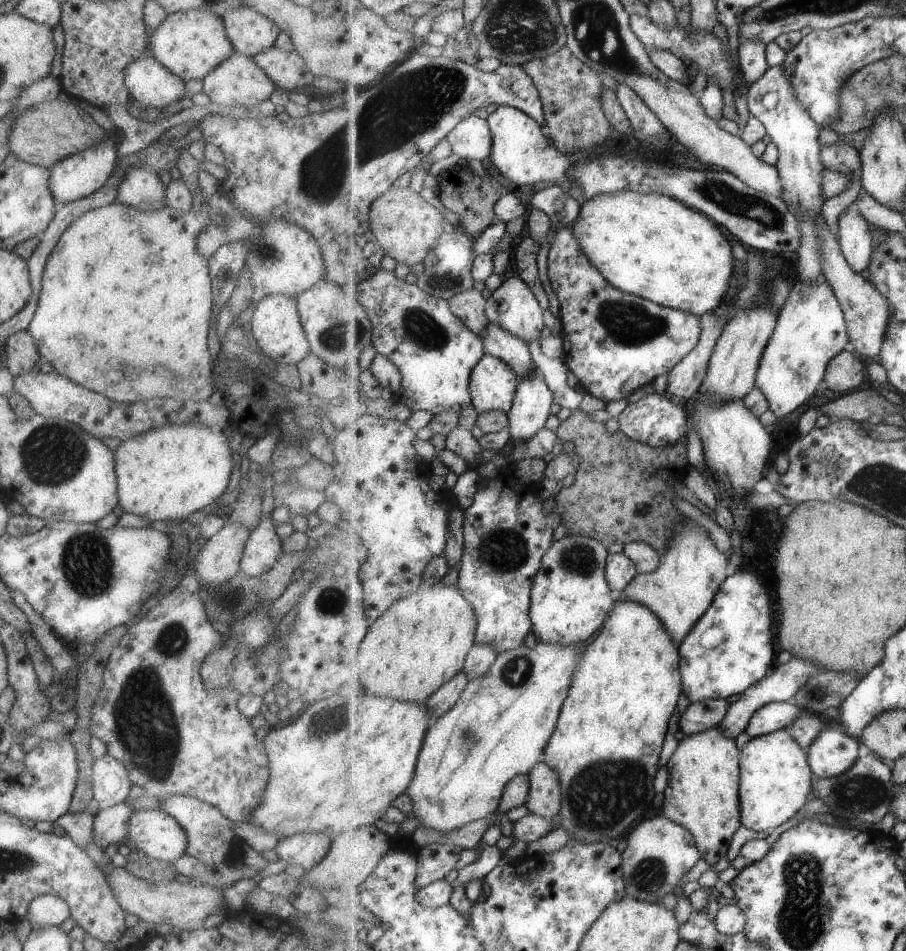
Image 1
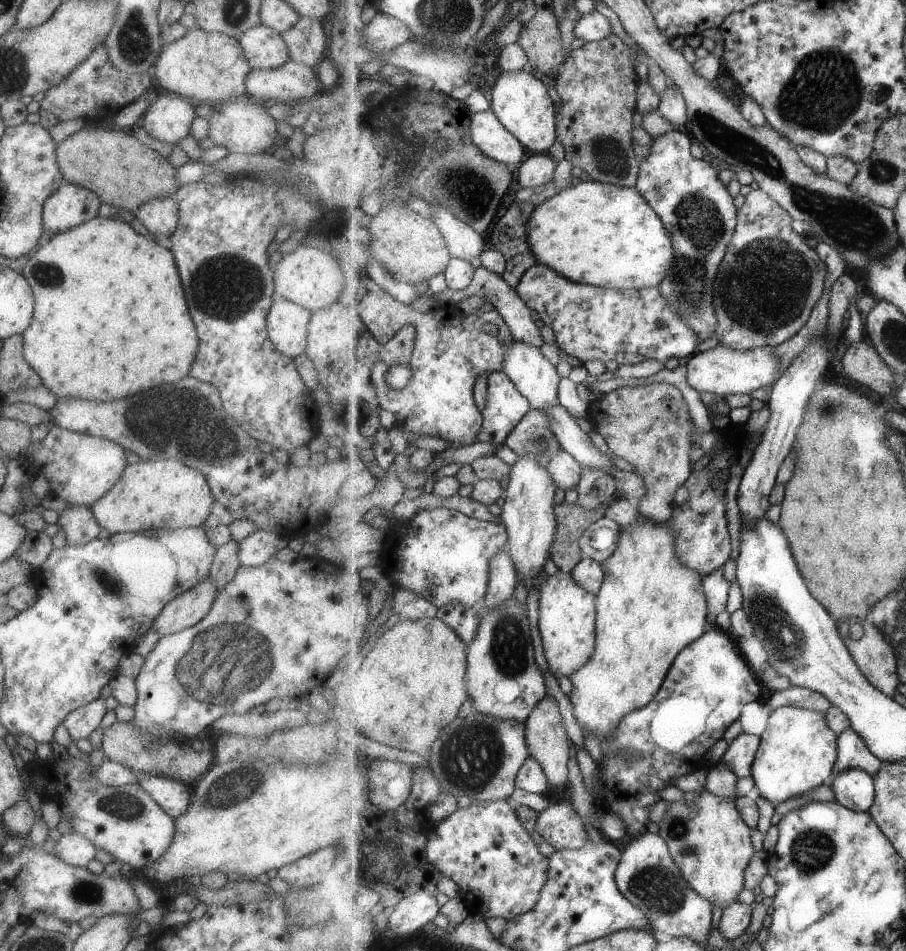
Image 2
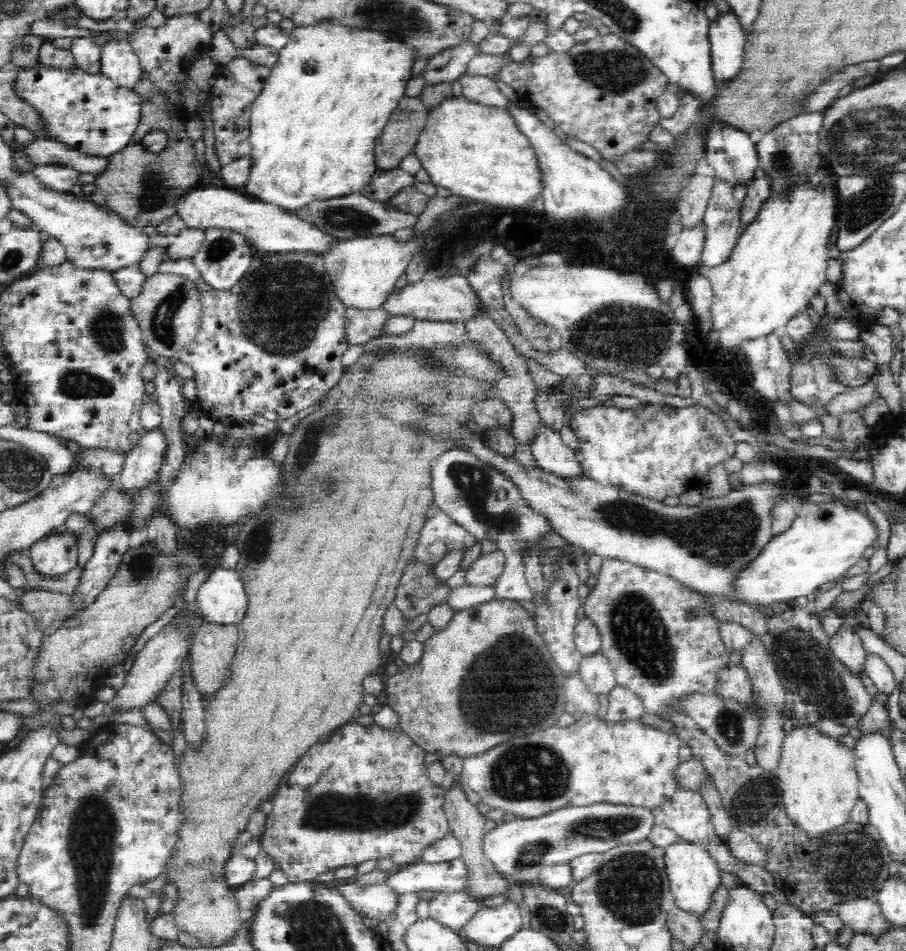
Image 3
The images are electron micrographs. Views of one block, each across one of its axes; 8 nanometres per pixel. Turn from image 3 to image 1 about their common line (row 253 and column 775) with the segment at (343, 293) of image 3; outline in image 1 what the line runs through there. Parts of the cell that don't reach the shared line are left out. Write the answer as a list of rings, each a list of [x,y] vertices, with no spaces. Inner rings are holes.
[[[821,274],[813,284],[803,284],[803,281],[798,280],[792,287],[780,312],[775,332],[763,352],[756,387],[767,396],[770,410],[778,418],[785,418],[824,386],[830,362],[849,348],[846,314],[827,277]]]

